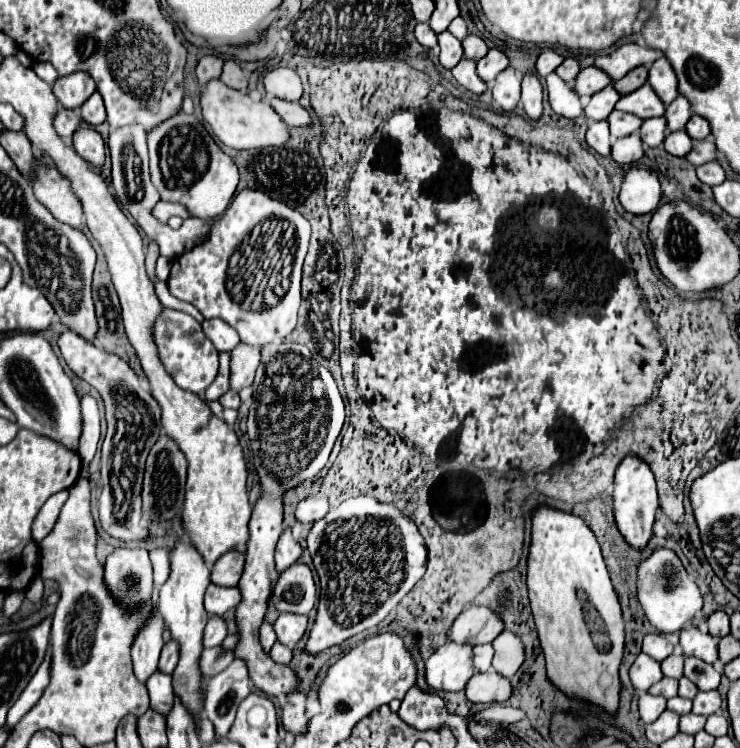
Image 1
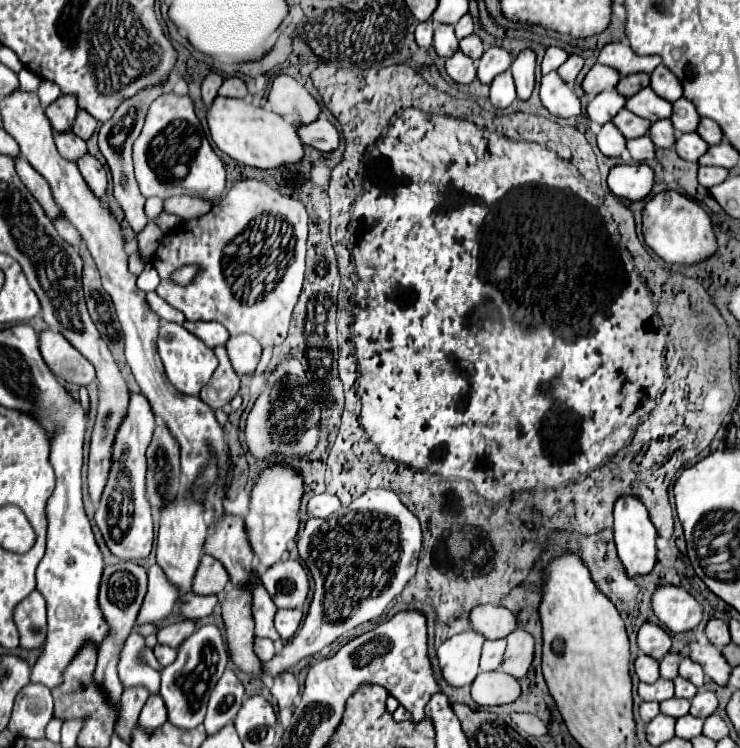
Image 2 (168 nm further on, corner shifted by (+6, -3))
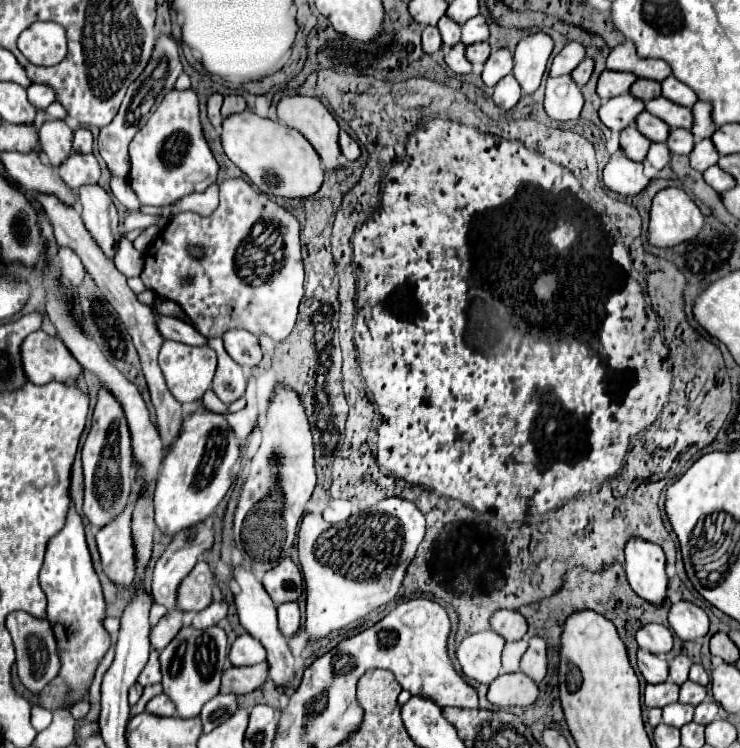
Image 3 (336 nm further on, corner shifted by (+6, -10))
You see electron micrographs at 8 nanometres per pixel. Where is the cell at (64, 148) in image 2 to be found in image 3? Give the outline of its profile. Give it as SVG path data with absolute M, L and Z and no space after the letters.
M74 152L70 158L66 158L60 164L58 174L62 176L62 180L70 188L80 188L84 184L98 182L98 178L100 178L100 166L98 166L94 154Z

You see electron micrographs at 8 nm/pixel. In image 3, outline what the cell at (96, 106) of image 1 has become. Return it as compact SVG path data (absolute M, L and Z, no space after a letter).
M78 128L74 132L74 150L82 154L92 152L92 132L88 128Z

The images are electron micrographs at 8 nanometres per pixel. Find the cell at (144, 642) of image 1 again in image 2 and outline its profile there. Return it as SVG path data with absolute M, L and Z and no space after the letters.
M160 565L148 569L148 593L136 623L156 623L172 613L178 599L178 589L166 579Z

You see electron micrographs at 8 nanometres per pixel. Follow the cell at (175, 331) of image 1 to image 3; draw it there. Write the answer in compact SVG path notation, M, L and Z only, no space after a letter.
M164 340L160 348L160 368L166 378L168 390L174 394L174 398L184 404L184 402L198 402L202 400L204 392L210 388L214 372L216 372L216 352L208 346L186 346L182 342L172 342Z

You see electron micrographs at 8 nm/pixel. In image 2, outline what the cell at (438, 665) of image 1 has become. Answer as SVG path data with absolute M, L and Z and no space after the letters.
M464 631L438 647L438 663L444 679L454 687L472 685L480 673L480 655L486 637L478 631Z

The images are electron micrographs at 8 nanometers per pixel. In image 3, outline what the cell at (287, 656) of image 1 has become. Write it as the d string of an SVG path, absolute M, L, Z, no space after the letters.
M242 634L234 640L230 650L230 662L234 666L252 666L266 660L264 646L250 634Z

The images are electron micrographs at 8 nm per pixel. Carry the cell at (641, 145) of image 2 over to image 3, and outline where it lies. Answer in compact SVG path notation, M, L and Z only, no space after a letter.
M652 142L650 148L648 148L648 154L646 154L646 160L650 166L654 166L656 170L662 170L668 162L670 162L670 150L666 148L666 144L656 144Z

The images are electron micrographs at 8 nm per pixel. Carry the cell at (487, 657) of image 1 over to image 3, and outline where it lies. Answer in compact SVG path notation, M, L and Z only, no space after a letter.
M526 640L518 642L508 642L506 648L502 650L502 670L504 672L518 672L518 662L520 656L526 652Z

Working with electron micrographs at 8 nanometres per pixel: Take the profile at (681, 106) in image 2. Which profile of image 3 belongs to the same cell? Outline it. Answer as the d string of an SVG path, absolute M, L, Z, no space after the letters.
M696 102L692 106L692 112L694 112L694 124L690 128L694 140L704 140L704 138L710 138L716 130L716 124L712 122L710 118L710 106L706 102Z

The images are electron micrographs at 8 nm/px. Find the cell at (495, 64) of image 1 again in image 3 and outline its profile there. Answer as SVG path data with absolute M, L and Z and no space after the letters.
M506 48L492 50L490 58L488 58L486 64L484 64L484 72L482 72L484 84L486 84L488 88L496 86L498 80L502 80L506 74L512 72L512 66L514 66L514 62L512 62L510 50L506 50Z

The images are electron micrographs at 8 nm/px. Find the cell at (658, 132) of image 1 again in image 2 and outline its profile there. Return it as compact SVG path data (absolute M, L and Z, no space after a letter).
M662 119L652 123L650 129L650 139L654 141L656 147L674 147L676 135L674 135L674 125L670 119Z

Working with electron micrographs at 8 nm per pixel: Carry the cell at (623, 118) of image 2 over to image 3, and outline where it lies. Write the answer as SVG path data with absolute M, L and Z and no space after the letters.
M640 112L638 120L634 120L634 126L644 132L644 136L652 142L666 142L670 126L666 126L662 120L652 116L650 112Z

